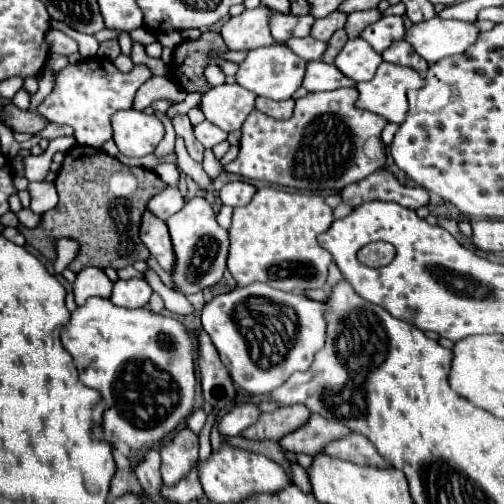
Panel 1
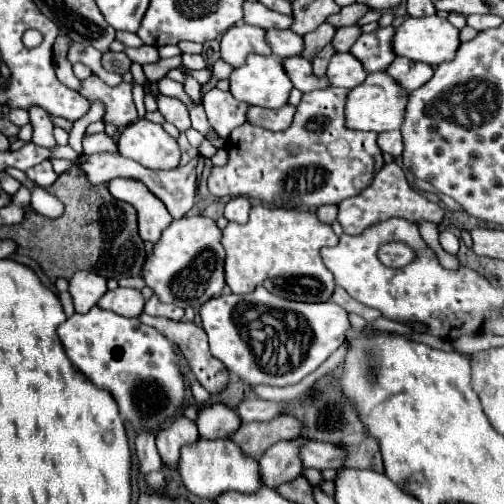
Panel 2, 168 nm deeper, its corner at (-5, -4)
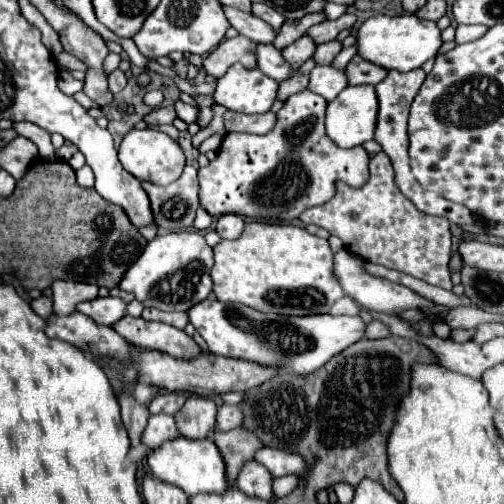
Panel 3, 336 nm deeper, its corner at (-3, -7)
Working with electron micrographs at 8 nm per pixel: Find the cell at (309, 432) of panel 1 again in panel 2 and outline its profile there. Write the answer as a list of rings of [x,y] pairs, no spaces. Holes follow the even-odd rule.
[[[297,437],[293,441],[279,441],[271,445],[259,459],[261,477],[267,487],[277,487],[301,475],[303,463],[299,461],[299,445],[303,445],[305,437]]]

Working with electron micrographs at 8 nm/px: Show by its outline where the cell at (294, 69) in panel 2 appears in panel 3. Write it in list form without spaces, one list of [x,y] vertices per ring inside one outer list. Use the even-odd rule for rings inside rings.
[[[257,44],[255,56],[257,56],[257,68],[277,82],[287,80],[293,74],[289,64],[283,60],[281,52],[271,44]]]

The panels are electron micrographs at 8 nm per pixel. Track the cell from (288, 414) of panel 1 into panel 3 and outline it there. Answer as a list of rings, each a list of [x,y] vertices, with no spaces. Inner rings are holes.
[[[243,428],[229,430],[229,432],[215,432],[213,442],[217,444],[221,458],[225,460],[225,476],[231,488],[235,484],[241,466],[253,458],[253,454],[261,448],[261,442],[253,432]]]

